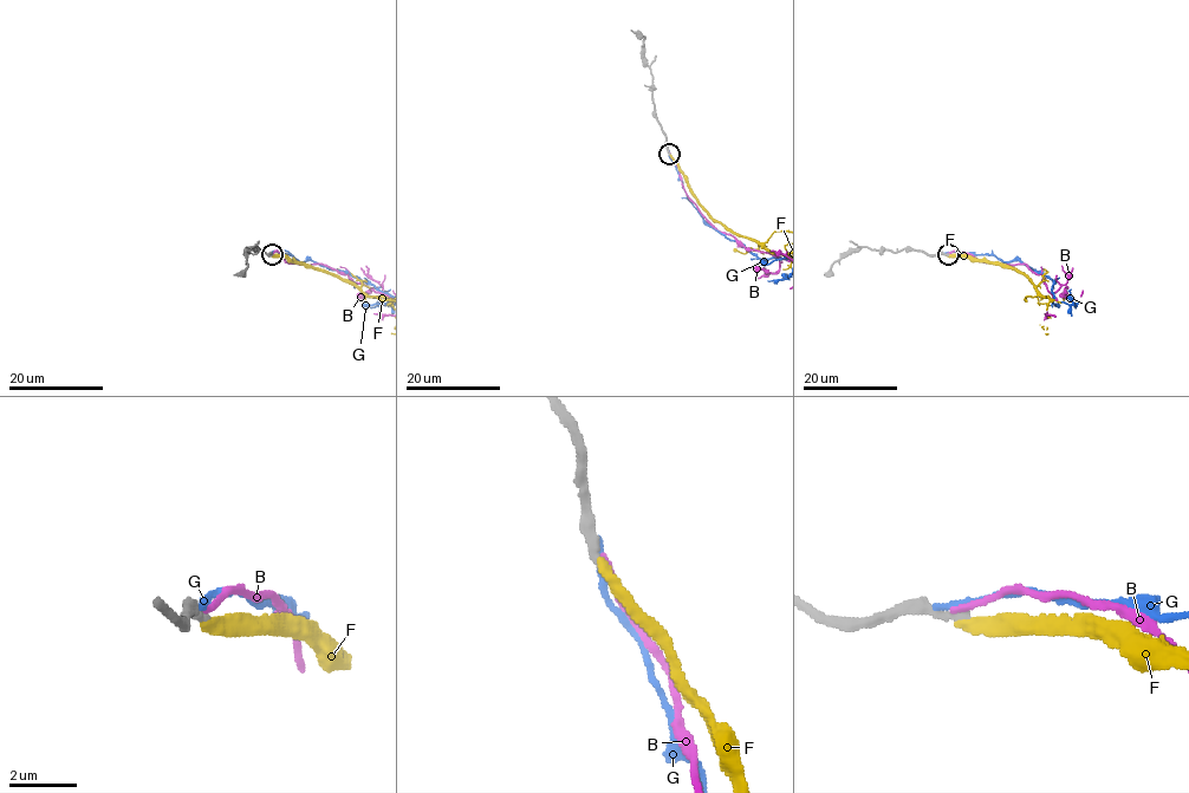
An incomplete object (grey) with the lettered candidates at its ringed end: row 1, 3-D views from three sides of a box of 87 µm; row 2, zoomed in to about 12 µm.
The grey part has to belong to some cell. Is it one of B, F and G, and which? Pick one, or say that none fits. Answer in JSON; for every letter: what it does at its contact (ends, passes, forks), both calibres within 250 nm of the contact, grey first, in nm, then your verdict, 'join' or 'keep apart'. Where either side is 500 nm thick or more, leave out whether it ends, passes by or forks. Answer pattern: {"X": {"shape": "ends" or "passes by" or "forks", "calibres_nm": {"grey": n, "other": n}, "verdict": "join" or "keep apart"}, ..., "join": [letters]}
{"B": {"shape": "ends", "calibres_nm": {"grey": 280, "other": 170}, "verdict": "keep apart"}, "F": {"shape": "ends", "calibres_nm": {"grey": 280, "other": 320}, "verdict": "keep apart"}, "G": {"shape": "ends", "calibres_nm": {"grey": 360, "other": 220}, "verdict": "keep apart"}, "join": []}

